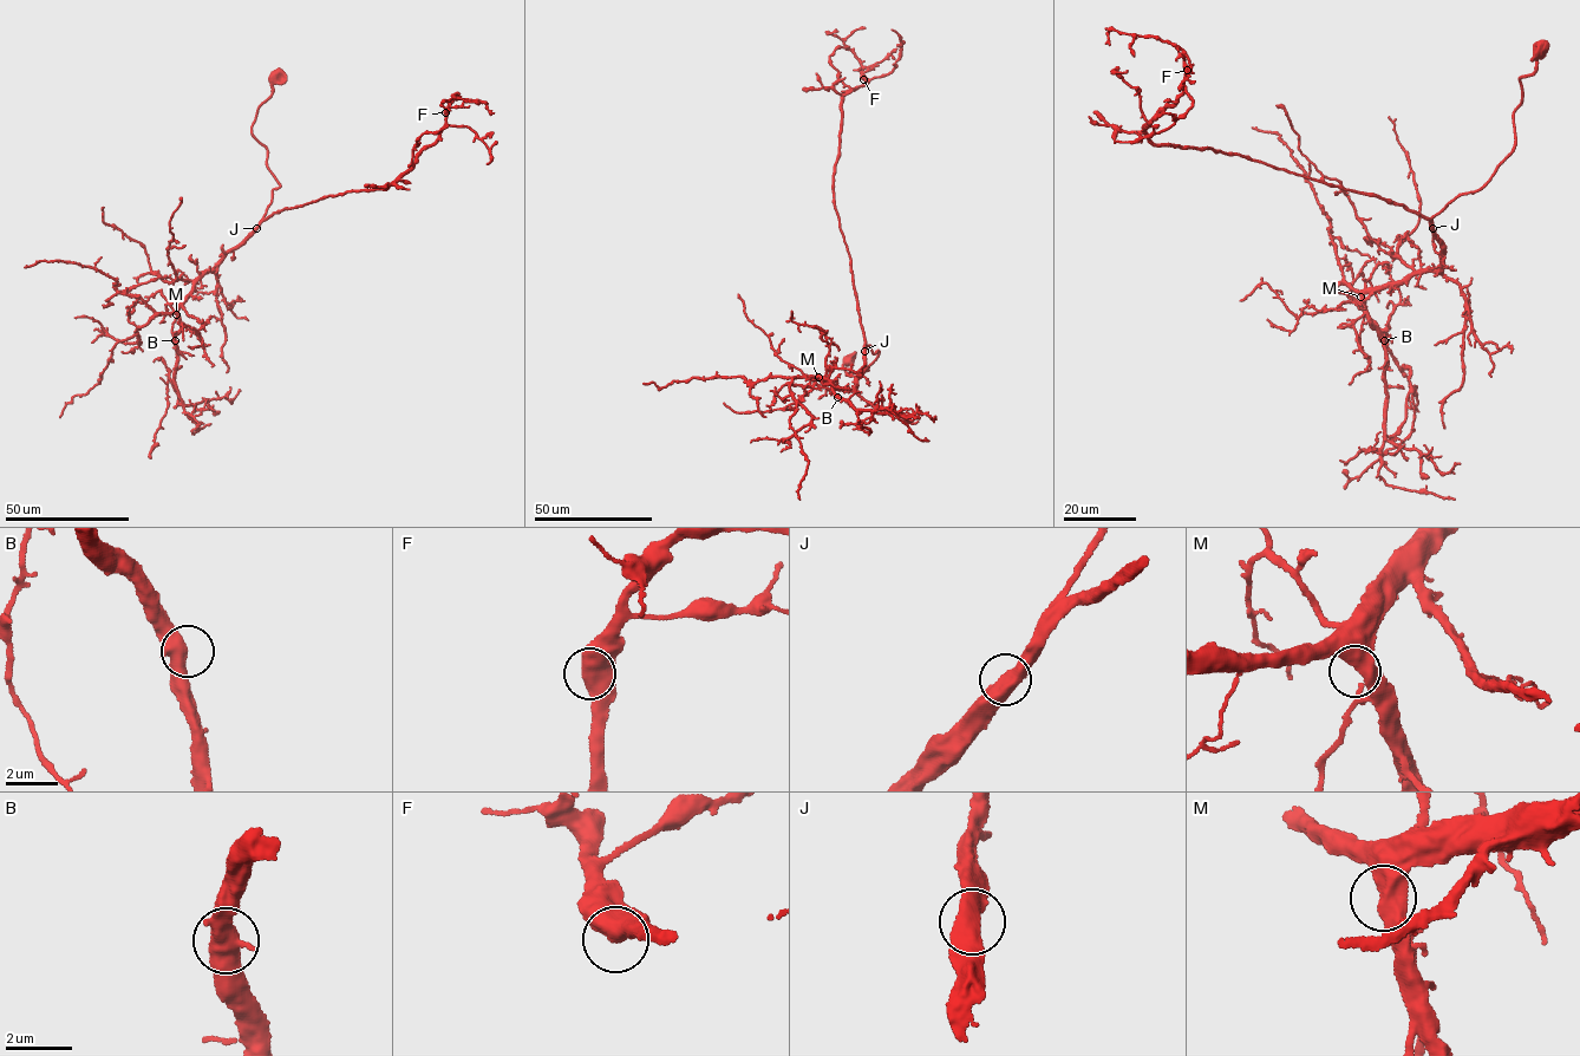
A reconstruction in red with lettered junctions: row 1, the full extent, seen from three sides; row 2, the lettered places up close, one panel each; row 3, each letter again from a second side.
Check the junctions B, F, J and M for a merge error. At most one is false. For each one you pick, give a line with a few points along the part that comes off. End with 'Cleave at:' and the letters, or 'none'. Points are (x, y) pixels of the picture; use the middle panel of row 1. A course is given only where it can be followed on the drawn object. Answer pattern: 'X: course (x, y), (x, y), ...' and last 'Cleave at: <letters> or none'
Cleave at: none

